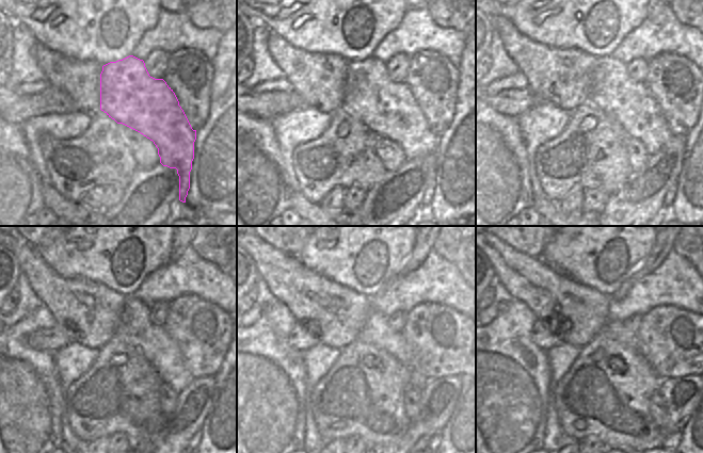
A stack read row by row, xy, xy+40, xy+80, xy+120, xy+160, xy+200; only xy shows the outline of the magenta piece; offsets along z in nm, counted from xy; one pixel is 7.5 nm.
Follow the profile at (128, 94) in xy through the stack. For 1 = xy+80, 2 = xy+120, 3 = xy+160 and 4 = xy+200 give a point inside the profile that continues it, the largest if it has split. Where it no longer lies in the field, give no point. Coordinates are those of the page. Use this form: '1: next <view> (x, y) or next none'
1: next xy+80 (630, 102)
2: next xy+120 (153, 342)
3: next xy+160 (377, 332)
4: next xy+200 (616, 328)

